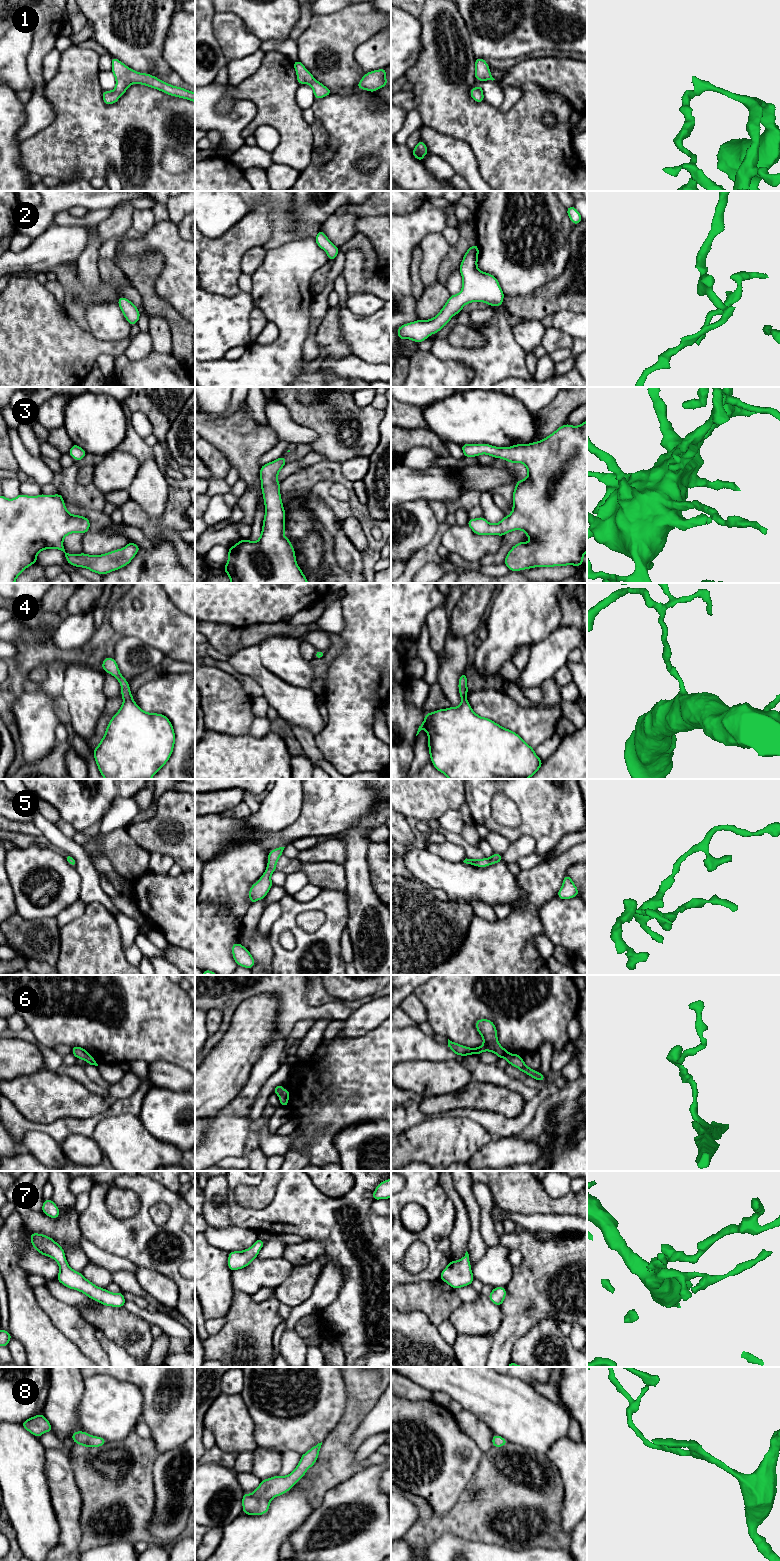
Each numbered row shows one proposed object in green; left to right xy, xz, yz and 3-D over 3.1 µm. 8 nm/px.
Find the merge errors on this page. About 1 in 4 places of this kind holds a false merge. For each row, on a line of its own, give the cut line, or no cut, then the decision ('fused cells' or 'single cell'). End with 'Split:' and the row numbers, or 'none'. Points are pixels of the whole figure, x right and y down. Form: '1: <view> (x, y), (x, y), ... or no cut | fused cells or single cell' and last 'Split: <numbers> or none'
1: no cut | single cell
2: no cut | single cell
3: no cut | single cell
4: no cut | single cell
5: no cut | single cell
6: no cut | single cell
7: no cut | single cell
8: no cut | single cell
Split: none

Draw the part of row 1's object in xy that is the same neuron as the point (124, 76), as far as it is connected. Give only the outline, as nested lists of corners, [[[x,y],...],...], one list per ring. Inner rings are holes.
[[[112,58],[111,63],[111,71],[115,76],[116,86],[113,91],[103,91],[102,93],[103,101],[107,105],[116,103],[131,84],[142,84],[160,90],[168,95],[195,102],[195,92],[170,85],[150,74],[136,72],[117,58]]]

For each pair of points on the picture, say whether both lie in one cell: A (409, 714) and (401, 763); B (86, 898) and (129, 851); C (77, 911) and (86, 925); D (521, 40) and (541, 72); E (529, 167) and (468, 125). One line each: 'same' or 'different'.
A: same
B: different
C: different
D: different
E: same

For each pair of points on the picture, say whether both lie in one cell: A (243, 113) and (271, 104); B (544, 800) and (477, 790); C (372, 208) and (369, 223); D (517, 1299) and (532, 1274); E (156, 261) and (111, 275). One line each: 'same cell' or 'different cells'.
A: different cells
B: same cell
C: different cells
D: same cell
E: different cells

